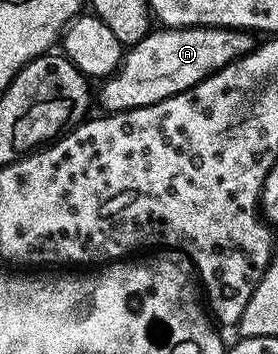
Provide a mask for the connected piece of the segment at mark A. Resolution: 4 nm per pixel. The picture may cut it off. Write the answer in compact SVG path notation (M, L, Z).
M191 26L189 28L158 28L144 36L125 51L122 65L101 83L103 111L117 112L120 110L135 110L141 106L151 106L160 100L168 100L185 90L191 90L200 84L209 74L215 74L230 62L243 58L256 45L253 33L245 30L227 30L225 28L207 28Z

